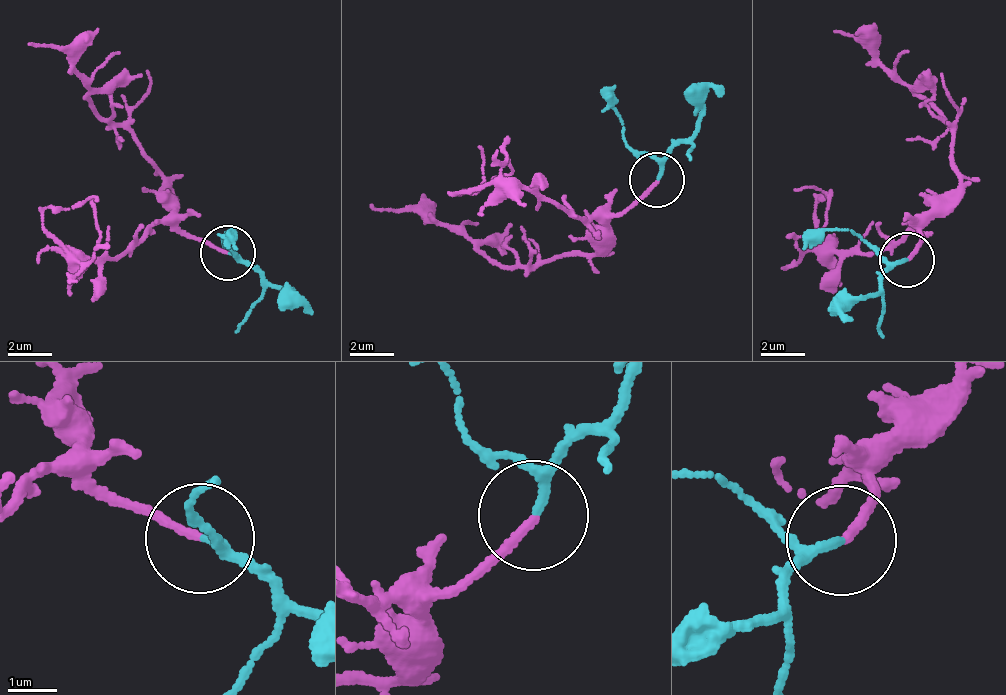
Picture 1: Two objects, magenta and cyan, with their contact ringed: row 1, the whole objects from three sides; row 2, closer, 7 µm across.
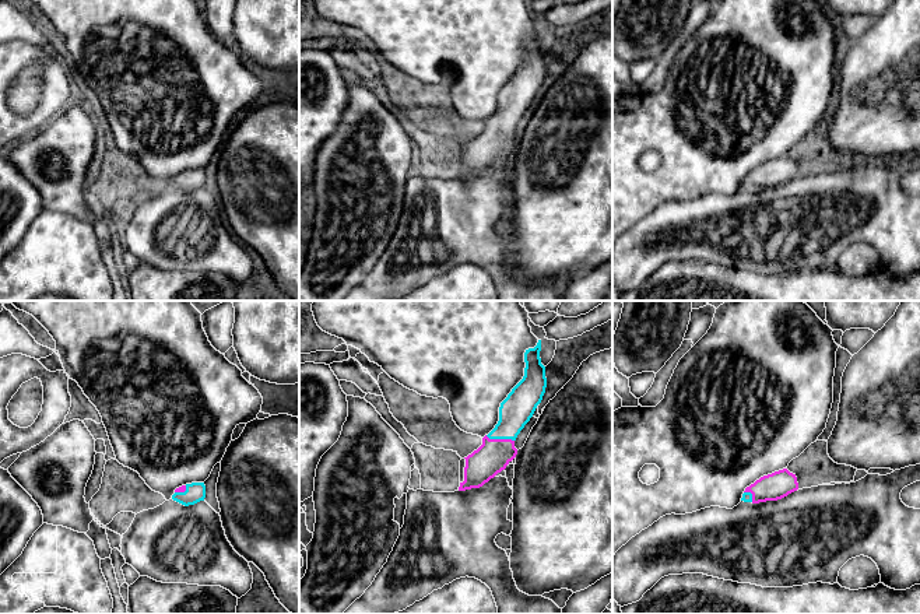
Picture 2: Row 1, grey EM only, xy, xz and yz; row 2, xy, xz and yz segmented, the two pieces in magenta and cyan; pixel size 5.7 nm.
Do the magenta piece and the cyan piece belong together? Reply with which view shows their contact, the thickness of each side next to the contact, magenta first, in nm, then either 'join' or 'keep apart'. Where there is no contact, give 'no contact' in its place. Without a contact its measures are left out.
xz | 190/190 nm | join

